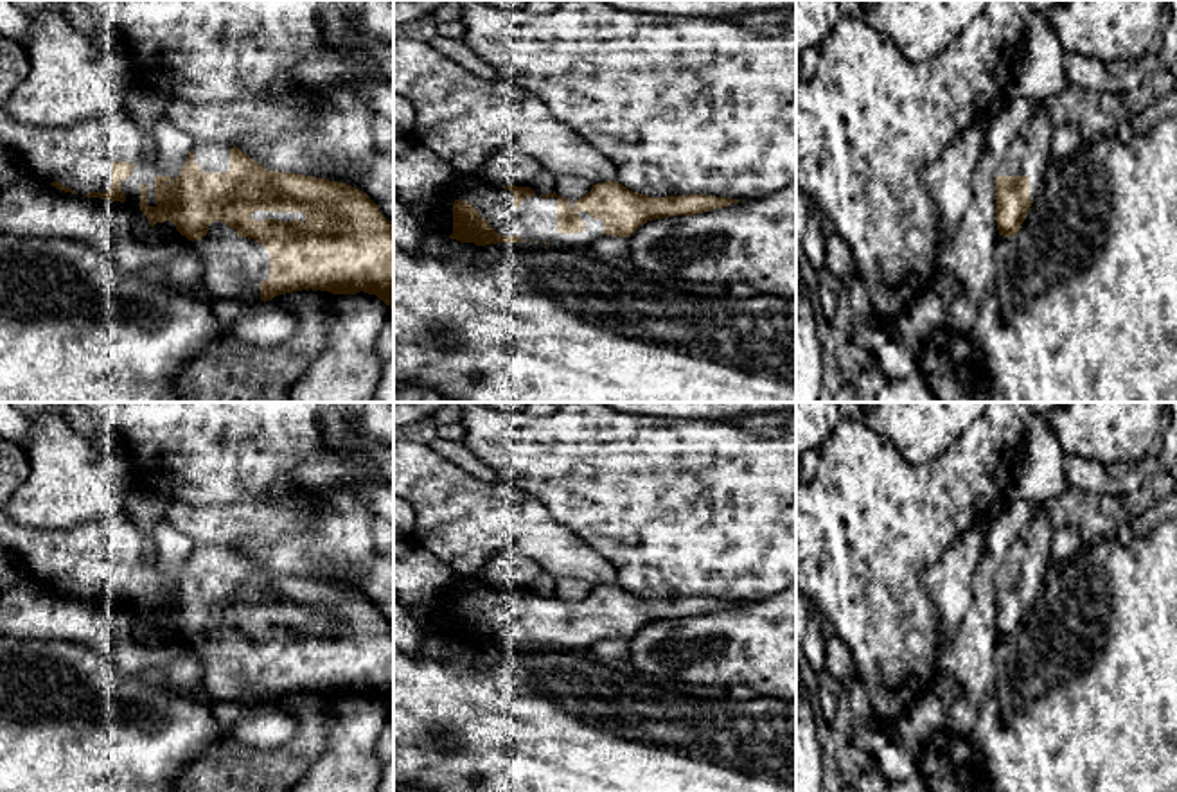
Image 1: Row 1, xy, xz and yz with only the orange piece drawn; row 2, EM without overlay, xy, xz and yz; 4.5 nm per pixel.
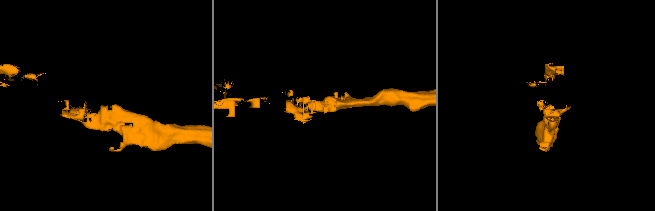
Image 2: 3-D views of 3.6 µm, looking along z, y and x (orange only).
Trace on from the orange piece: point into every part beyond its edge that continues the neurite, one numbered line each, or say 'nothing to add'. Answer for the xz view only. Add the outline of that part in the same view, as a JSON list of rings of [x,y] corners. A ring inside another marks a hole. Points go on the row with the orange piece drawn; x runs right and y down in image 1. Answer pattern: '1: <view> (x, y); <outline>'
1: xz (536, 218); [[[460,174],[444,194],[446,208],[435,230],[447,237],[453,233],[453,203],[456,199],[471,203],[480,217],[487,219],[505,237],[518,235],[525,241],[534,239],[566,248],[586,248],[606,235],[604,221],[593,219],[588,212],[577,212],[586,223],[580,233],[559,233],[557,198],[544,199],[541,194],[535,194],[523,199],[516,208],[512,190],[489,185],[474,174]]]

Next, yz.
1: yz (1028, 153); [[[1039,106],[1033,117],[1022,124],[1015,138],[1008,144],[996,171],[996,176],[1028,176],[1031,201],[1035,201],[1046,180],[1053,131],[1055,124],[1051,115]]]

